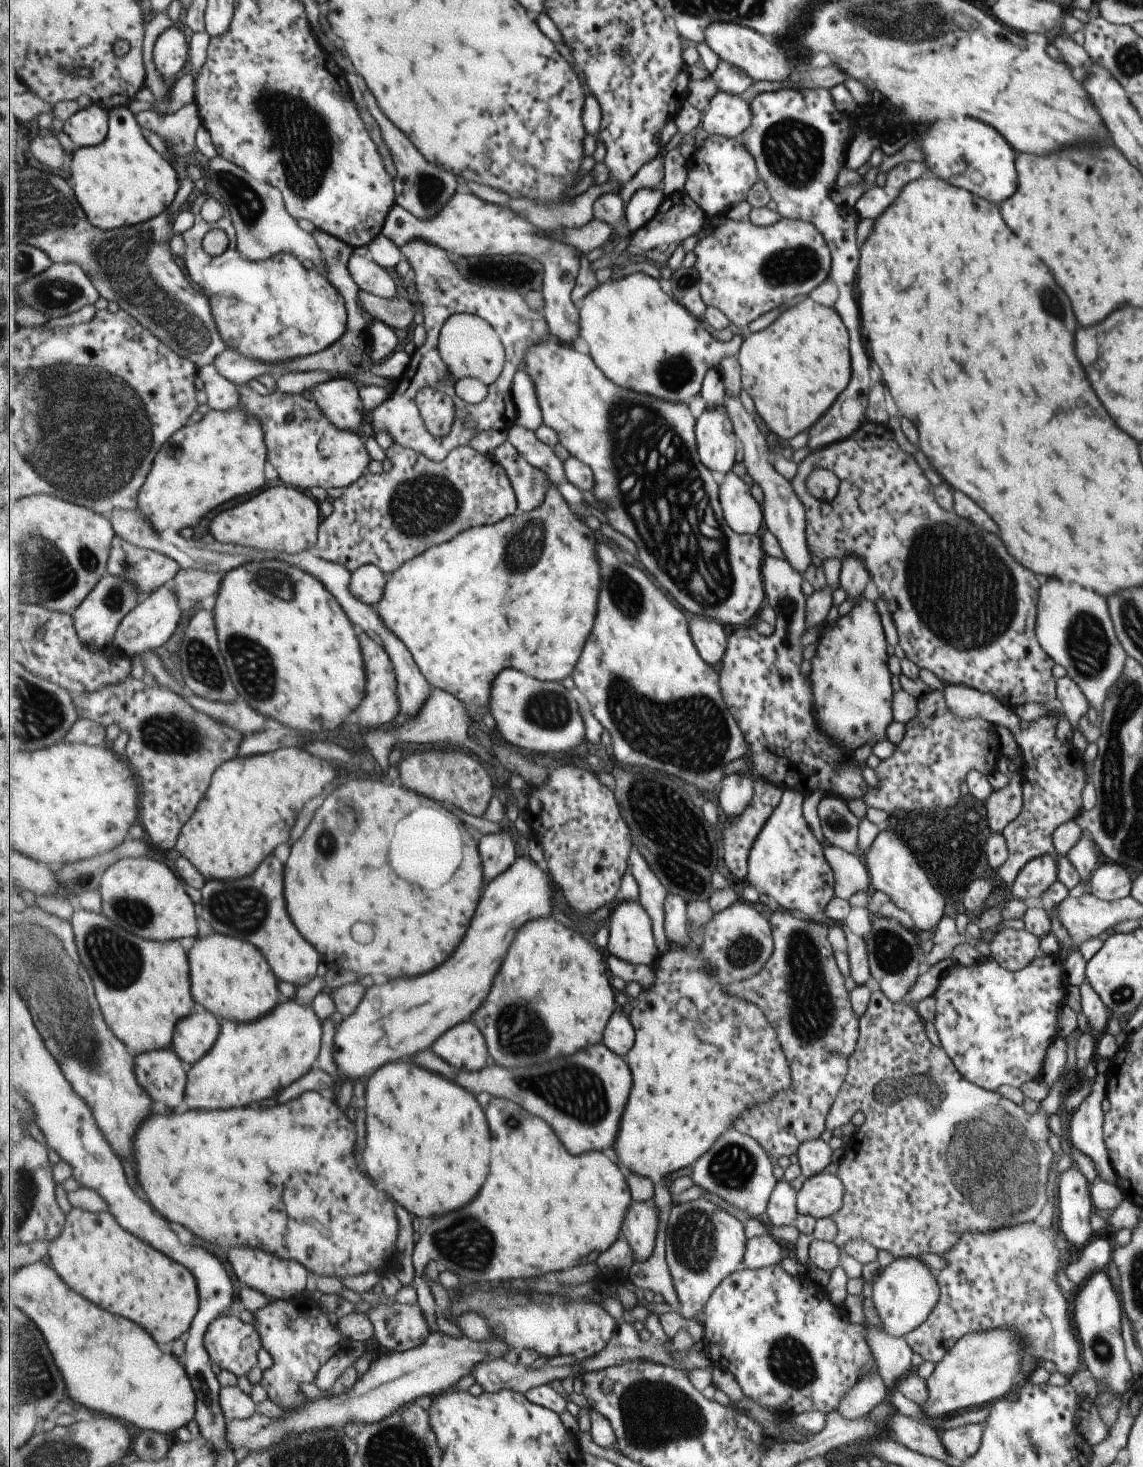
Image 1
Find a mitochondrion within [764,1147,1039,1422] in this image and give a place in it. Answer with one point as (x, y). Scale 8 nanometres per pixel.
(791, 1364)

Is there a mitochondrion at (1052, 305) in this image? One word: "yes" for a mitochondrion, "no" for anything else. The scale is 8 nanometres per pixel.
yes

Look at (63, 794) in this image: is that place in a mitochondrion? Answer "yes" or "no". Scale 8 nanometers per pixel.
no

